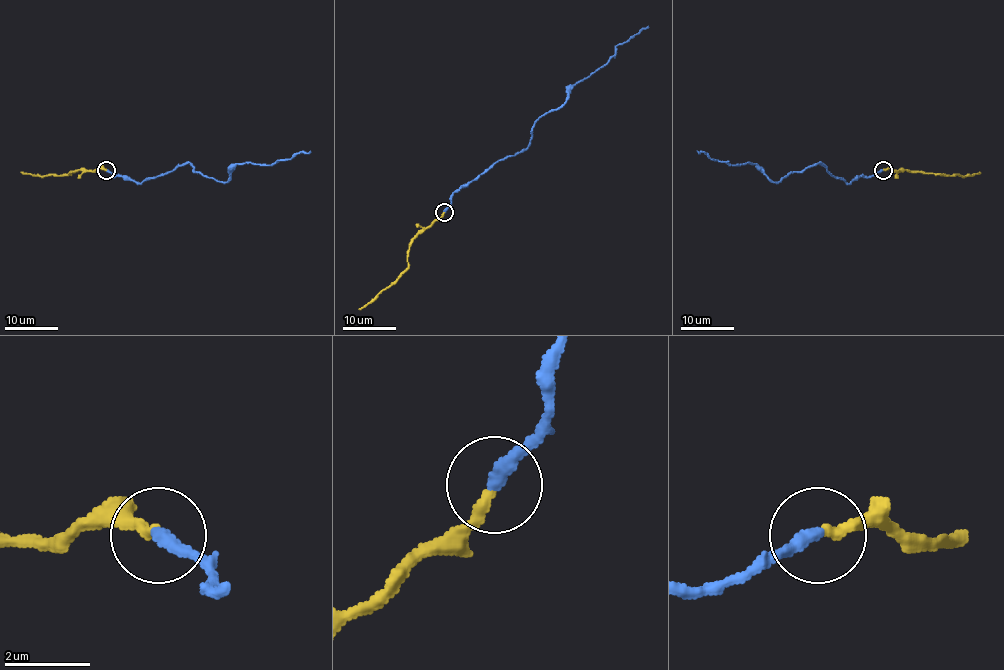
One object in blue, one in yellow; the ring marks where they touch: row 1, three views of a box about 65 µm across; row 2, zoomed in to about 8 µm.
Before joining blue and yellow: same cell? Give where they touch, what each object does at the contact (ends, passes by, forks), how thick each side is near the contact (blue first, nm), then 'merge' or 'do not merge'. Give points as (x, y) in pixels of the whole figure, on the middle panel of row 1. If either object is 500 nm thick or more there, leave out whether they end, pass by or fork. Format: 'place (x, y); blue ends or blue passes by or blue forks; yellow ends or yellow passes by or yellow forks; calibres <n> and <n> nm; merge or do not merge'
place (444, 212); blue ends; yellow ends; calibres 360 and 240 nm; merge

